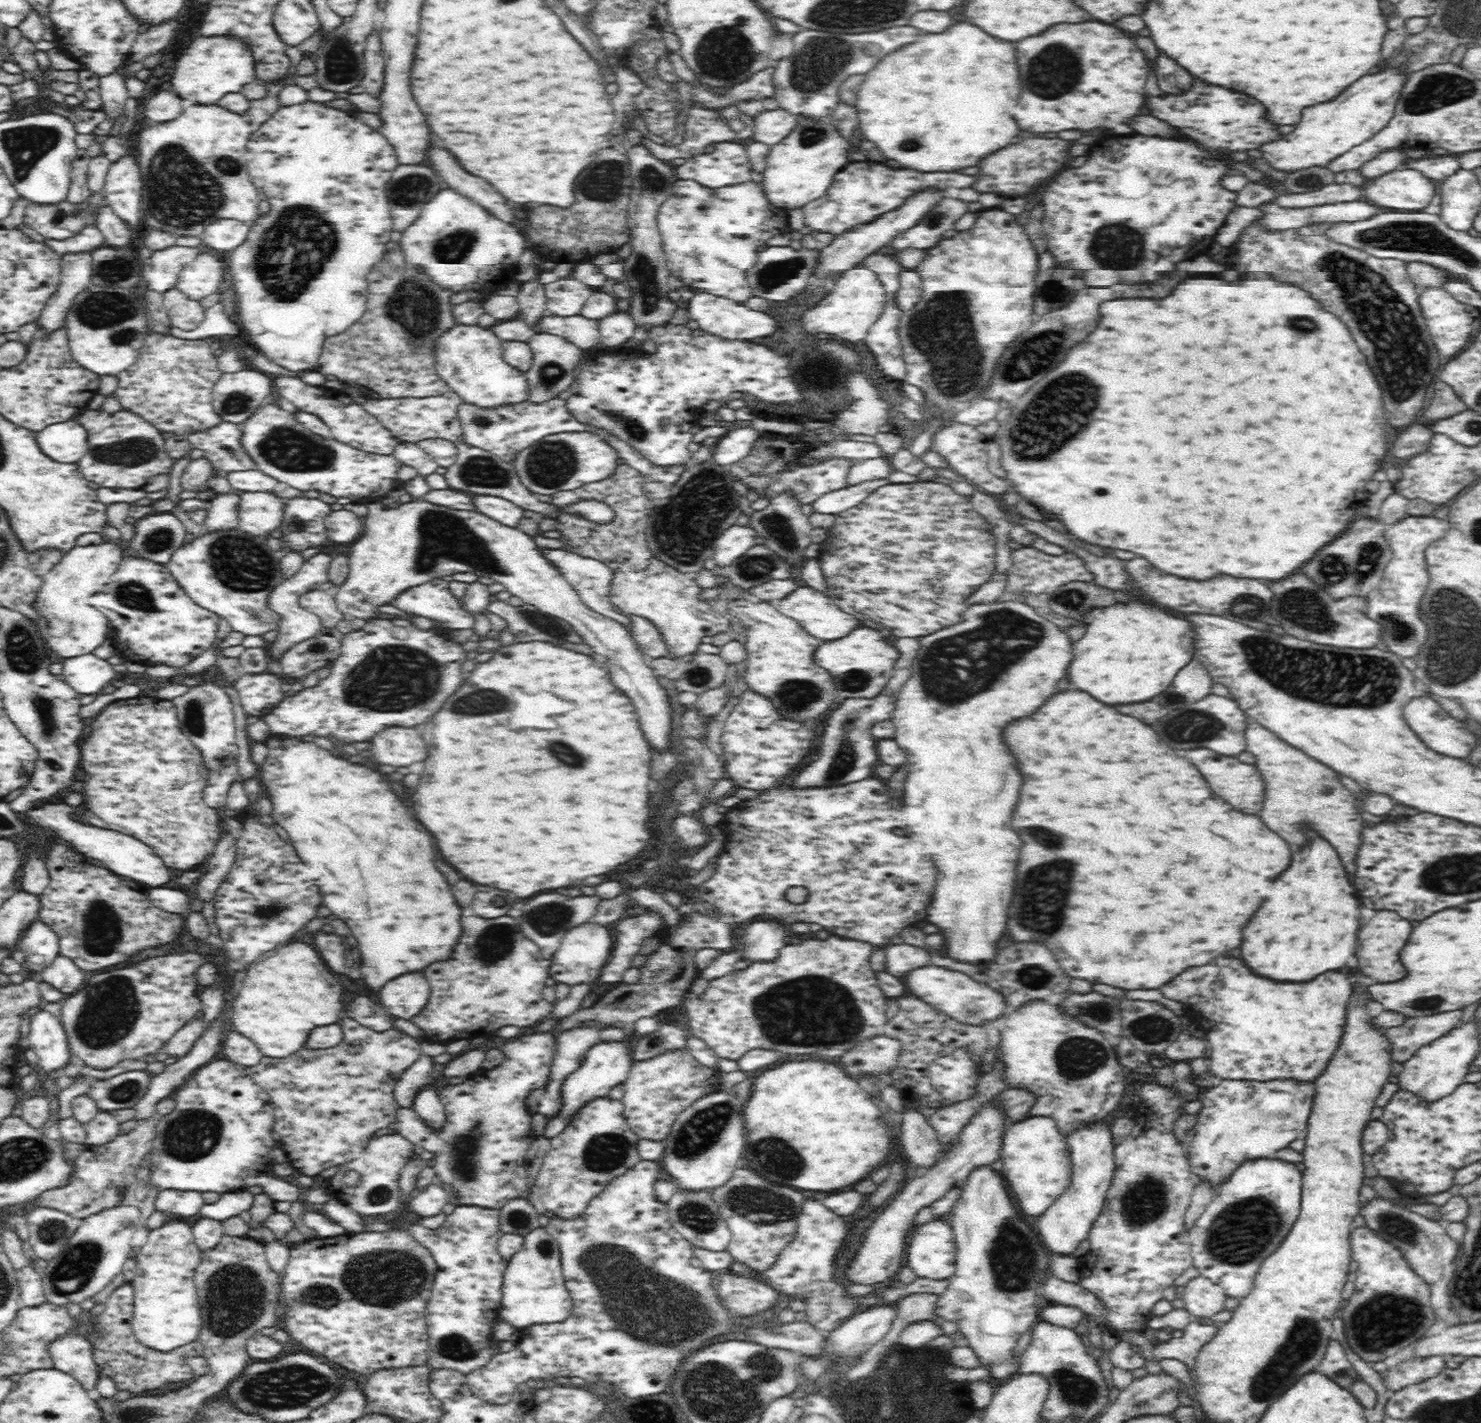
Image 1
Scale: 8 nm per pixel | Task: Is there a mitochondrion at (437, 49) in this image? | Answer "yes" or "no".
no

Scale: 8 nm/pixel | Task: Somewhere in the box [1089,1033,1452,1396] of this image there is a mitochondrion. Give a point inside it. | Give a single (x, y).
(1238, 1234)

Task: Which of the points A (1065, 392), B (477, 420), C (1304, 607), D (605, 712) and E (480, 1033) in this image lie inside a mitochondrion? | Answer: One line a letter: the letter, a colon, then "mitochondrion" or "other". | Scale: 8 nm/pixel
A: mitochondrion
B: mitochondrion
C: mitochondrion
D: other
E: other

